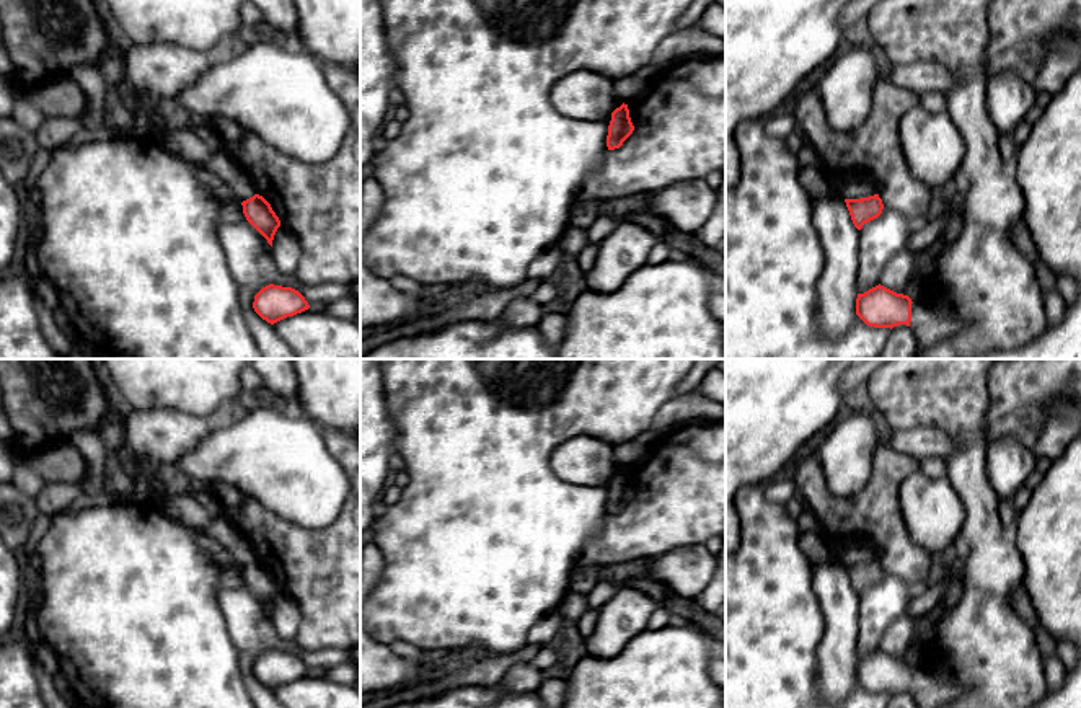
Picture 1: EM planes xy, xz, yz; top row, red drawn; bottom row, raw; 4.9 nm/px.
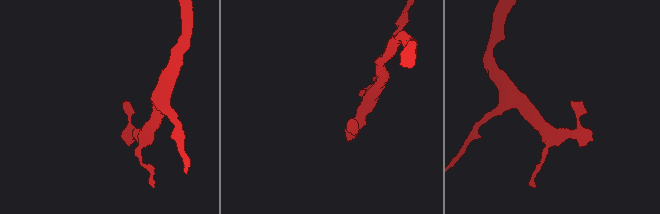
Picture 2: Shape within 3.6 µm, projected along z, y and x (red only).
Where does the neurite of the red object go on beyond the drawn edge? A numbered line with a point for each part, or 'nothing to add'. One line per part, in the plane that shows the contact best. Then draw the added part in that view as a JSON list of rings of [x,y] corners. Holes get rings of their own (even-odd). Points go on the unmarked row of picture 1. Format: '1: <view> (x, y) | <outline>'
1: yz (928, 692) | [[[921,667],[911,669],[910,695],[918,708],[944,708],[957,701],[967,690],[954,682],[941,682]]]

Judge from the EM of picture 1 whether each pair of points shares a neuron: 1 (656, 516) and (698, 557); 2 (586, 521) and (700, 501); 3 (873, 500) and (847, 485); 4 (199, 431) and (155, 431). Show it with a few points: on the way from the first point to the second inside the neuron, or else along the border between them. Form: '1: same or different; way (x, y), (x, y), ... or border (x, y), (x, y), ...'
1: different; border (705, 544), (675, 547), (651, 558)
2: different; border (608, 516), (582, 547)
3: different; border (873, 455), (860, 490), (835, 496), (827, 488)
4: same; way (188, 431), (167, 431)

